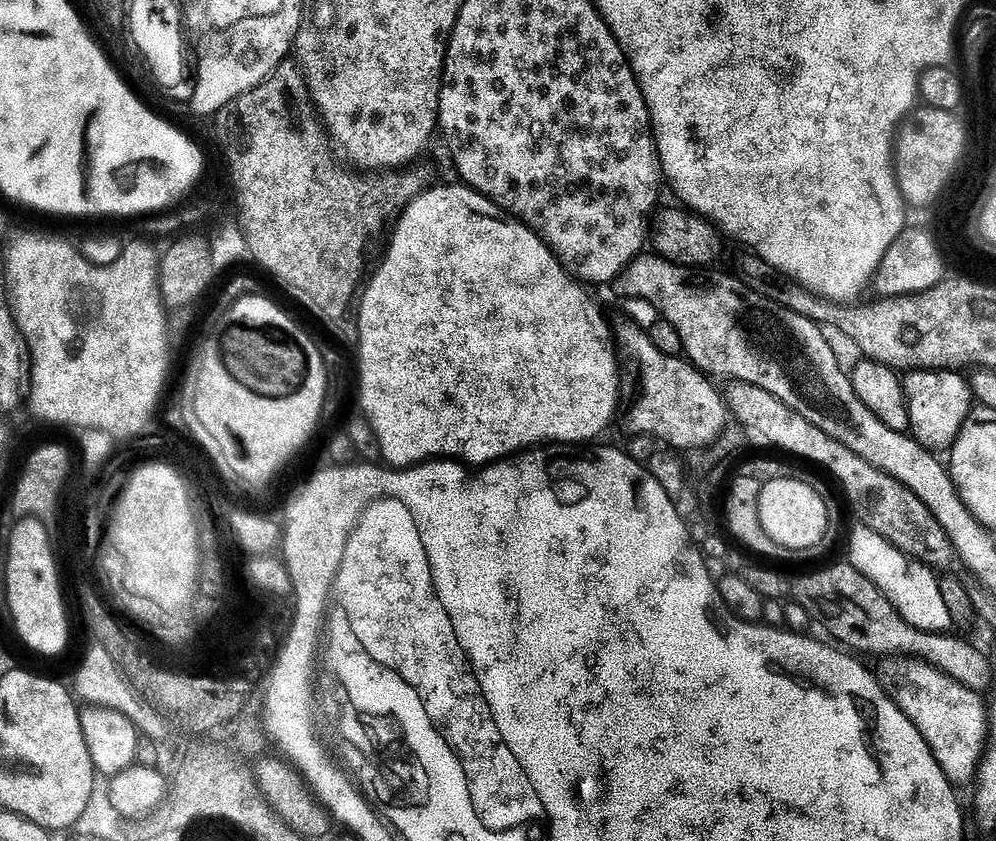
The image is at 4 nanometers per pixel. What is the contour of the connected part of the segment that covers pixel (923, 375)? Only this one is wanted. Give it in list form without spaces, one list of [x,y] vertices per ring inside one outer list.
[[[911,372],[904,382],[911,433],[917,443],[933,454],[949,451],[974,406],[971,383],[951,372]]]

